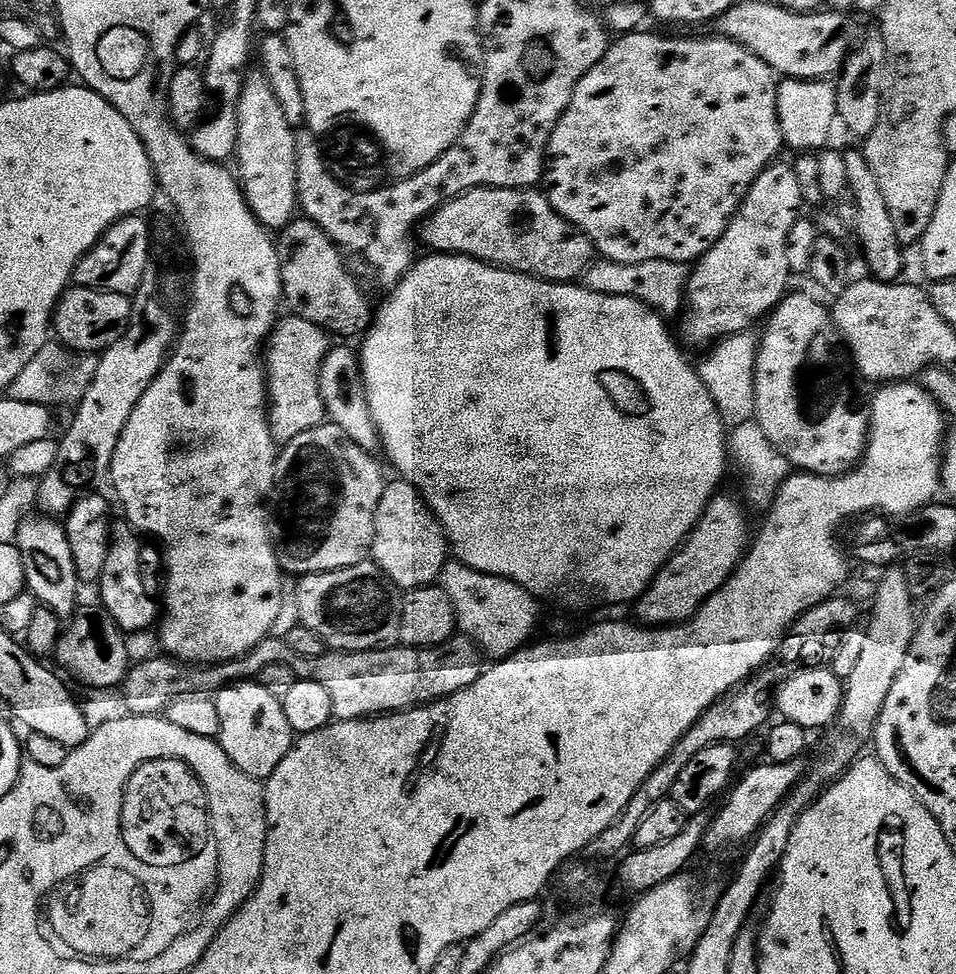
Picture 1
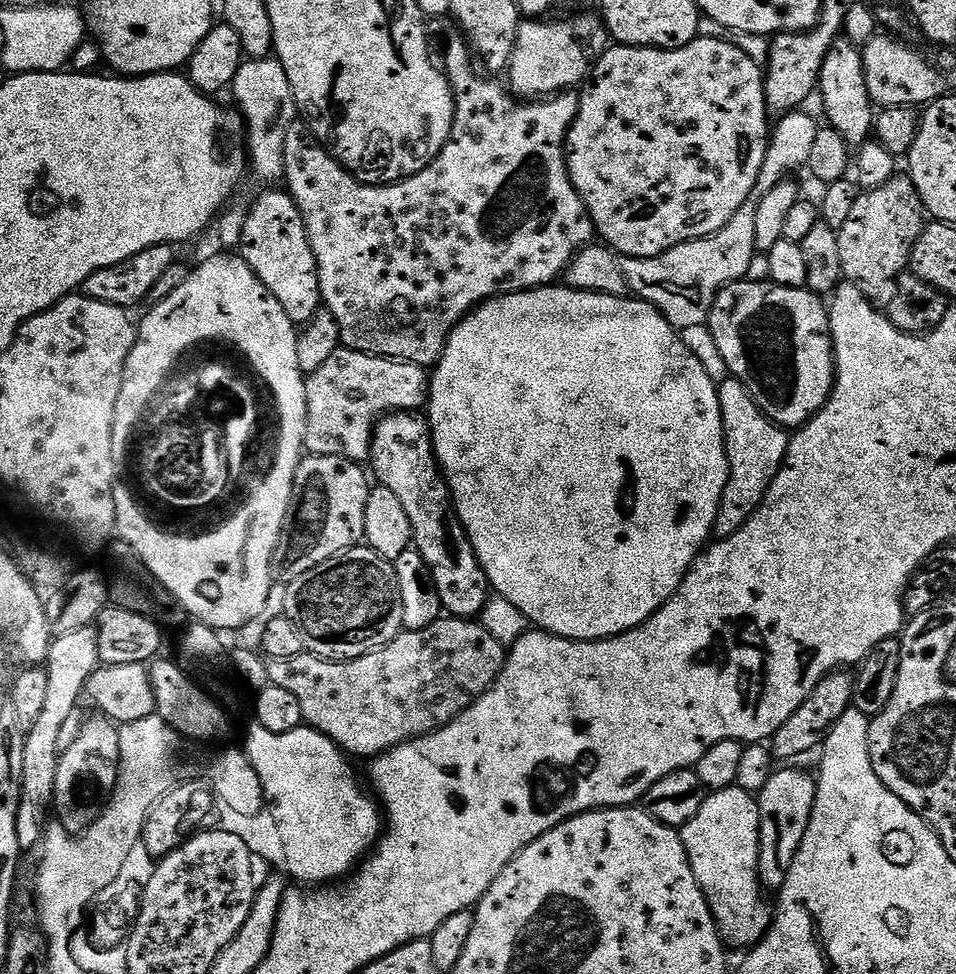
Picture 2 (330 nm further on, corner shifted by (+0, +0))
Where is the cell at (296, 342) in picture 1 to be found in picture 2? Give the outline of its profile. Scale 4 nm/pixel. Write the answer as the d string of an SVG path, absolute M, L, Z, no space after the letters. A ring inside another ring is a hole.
M341 346L306 380L308 421L304 447L314 456L341 456L364 462L372 455L372 434L376 424L389 412L420 410L428 403L430 376L417 364L371 356Z

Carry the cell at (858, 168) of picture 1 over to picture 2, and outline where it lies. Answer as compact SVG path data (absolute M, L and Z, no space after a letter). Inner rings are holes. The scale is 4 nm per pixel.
M837 38L832 41L830 50L822 62L818 92L819 95L824 95L827 123L834 131L842 134L842 138L853 149L859 150L863 144L869 143L874 132L874 105L866 86L866 70L861 45L847 38Z

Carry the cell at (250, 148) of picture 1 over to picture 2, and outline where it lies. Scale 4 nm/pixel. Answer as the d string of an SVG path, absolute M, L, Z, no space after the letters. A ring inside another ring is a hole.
M278 190L266 191L270 192L262 193L261 191L255 197L239 247L242 249L245 262L254 270L254 274L258 274L258 278L267 286L270 294L274 294L274 298L278 298L278 302L282 302L284 313L292 319L293 324L304 326L322 308L320 283L316 273L316 259L308 241L306 226L302 222L302 214L294 202L294 198L286 190L280 190L280 192L274 192Z

